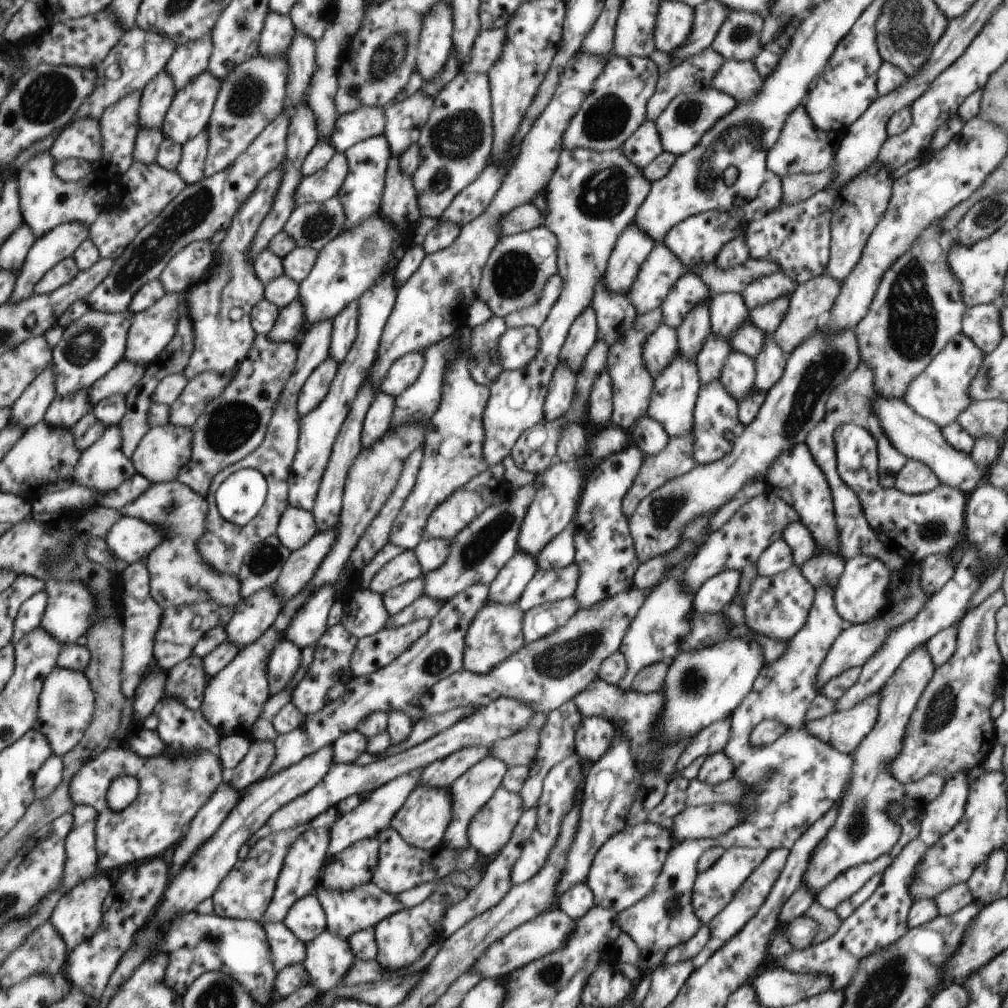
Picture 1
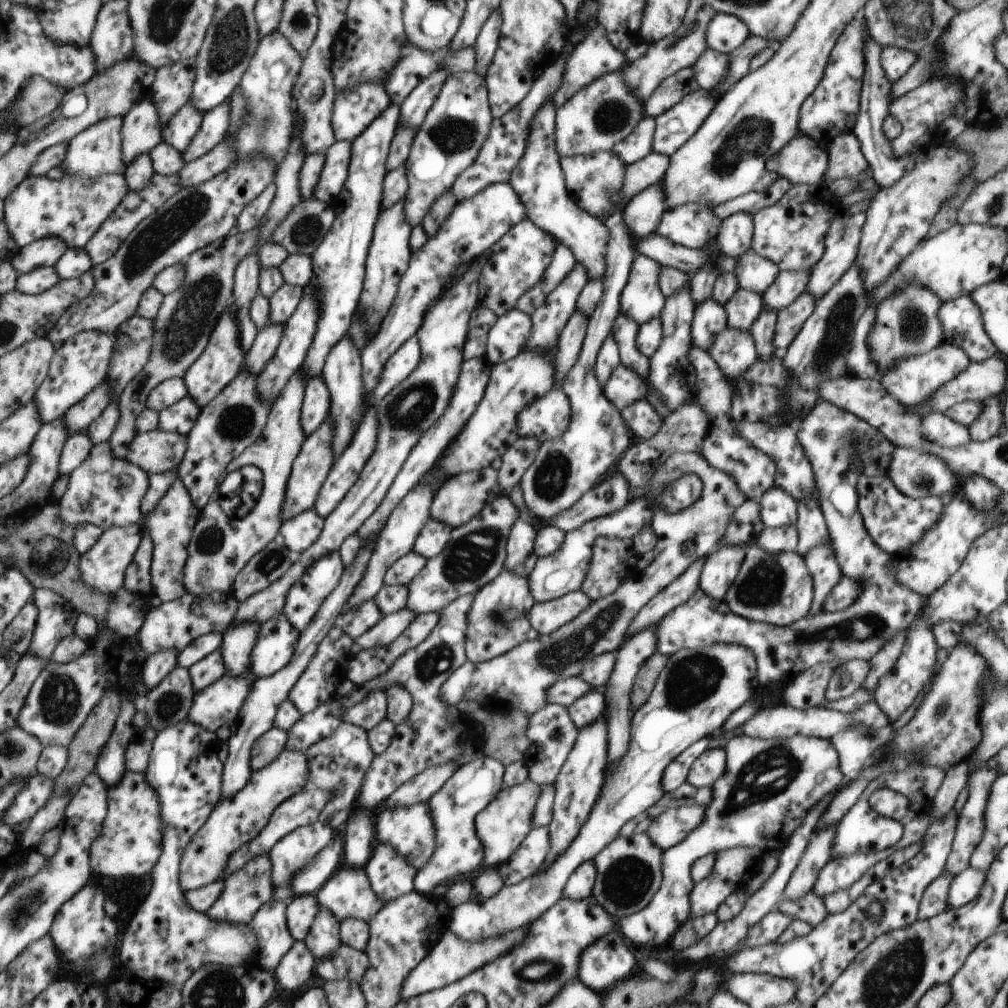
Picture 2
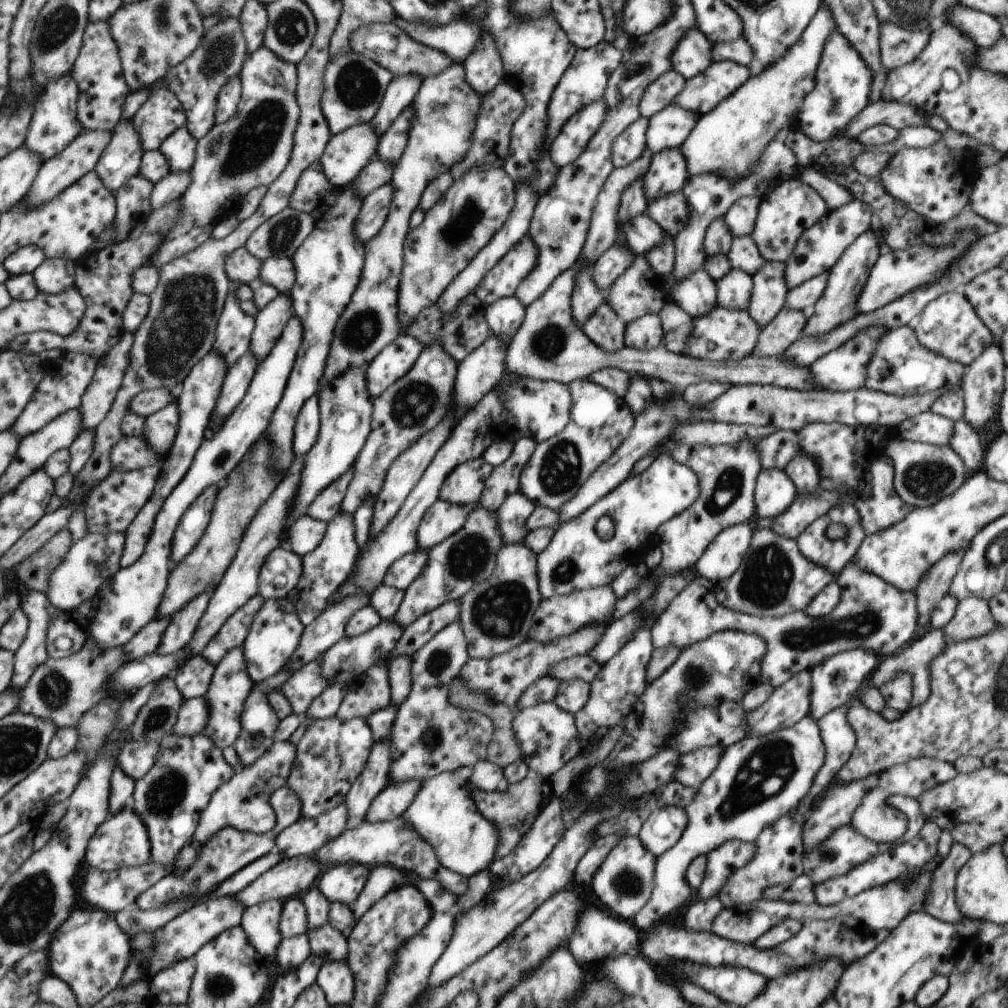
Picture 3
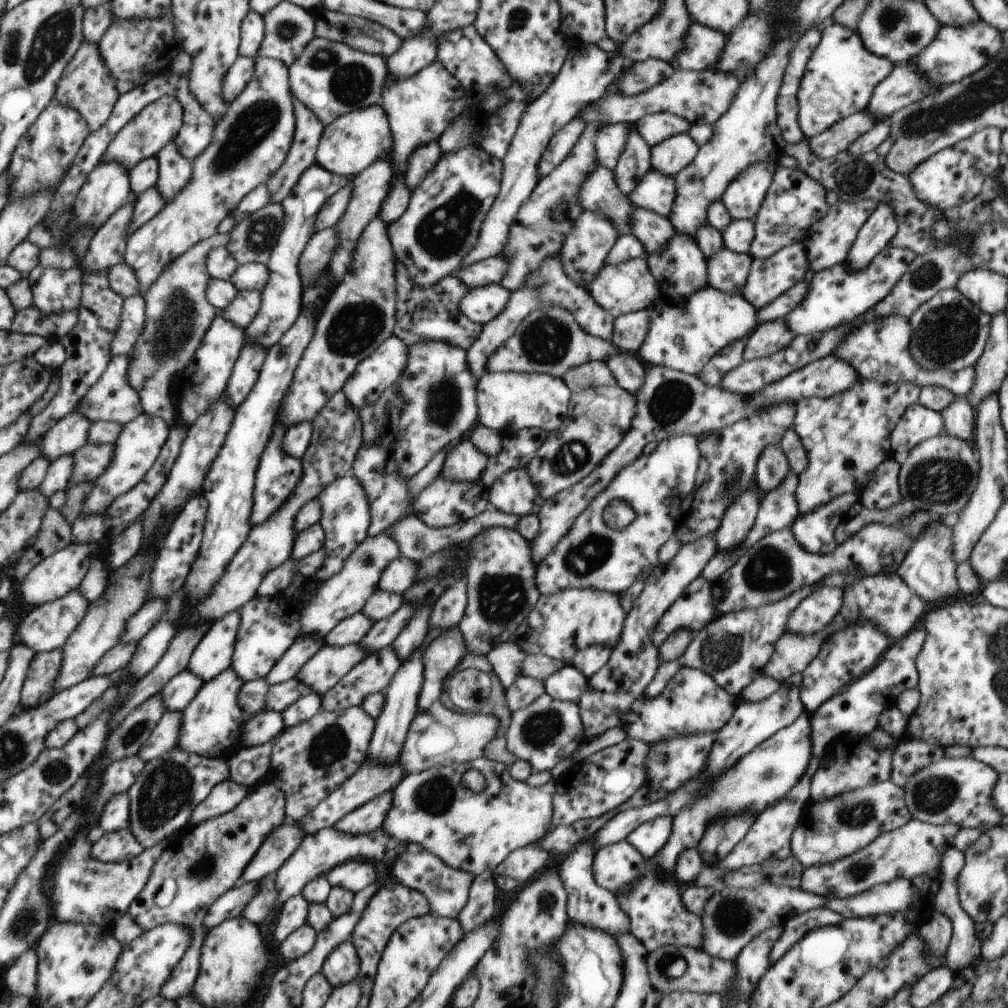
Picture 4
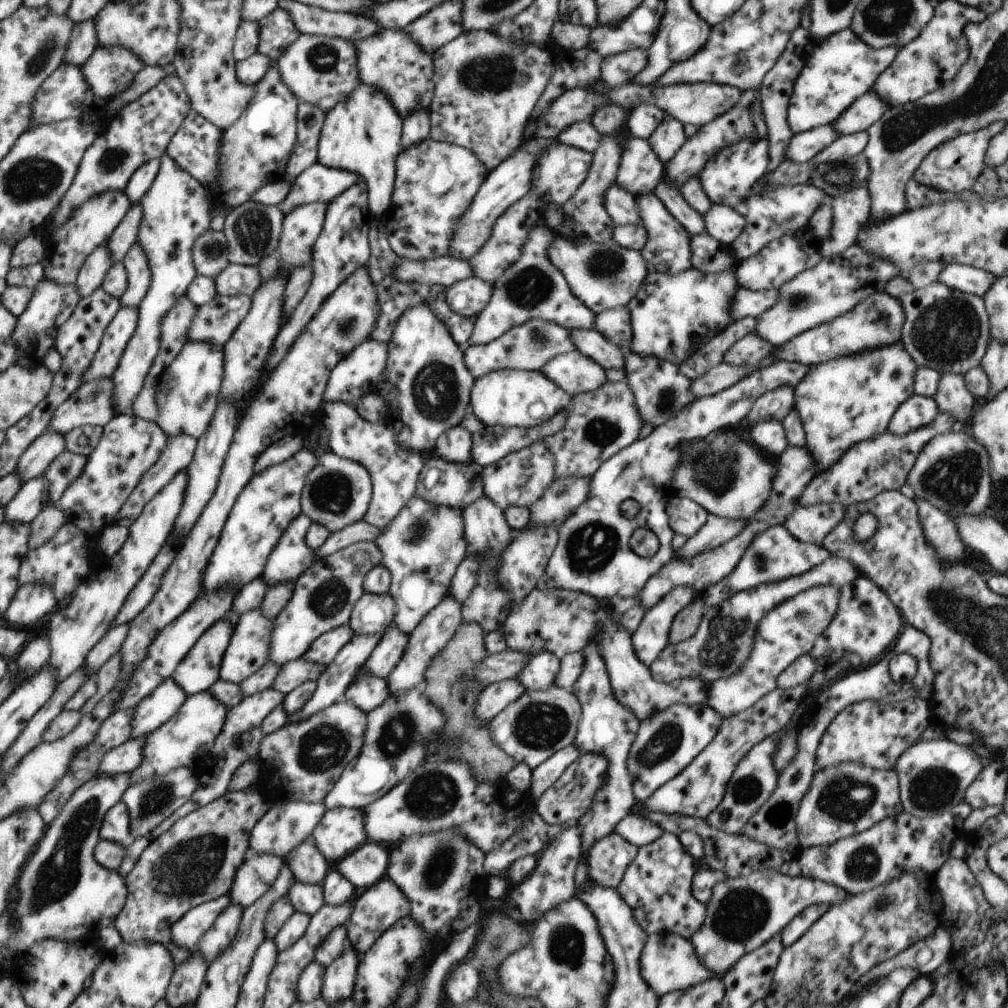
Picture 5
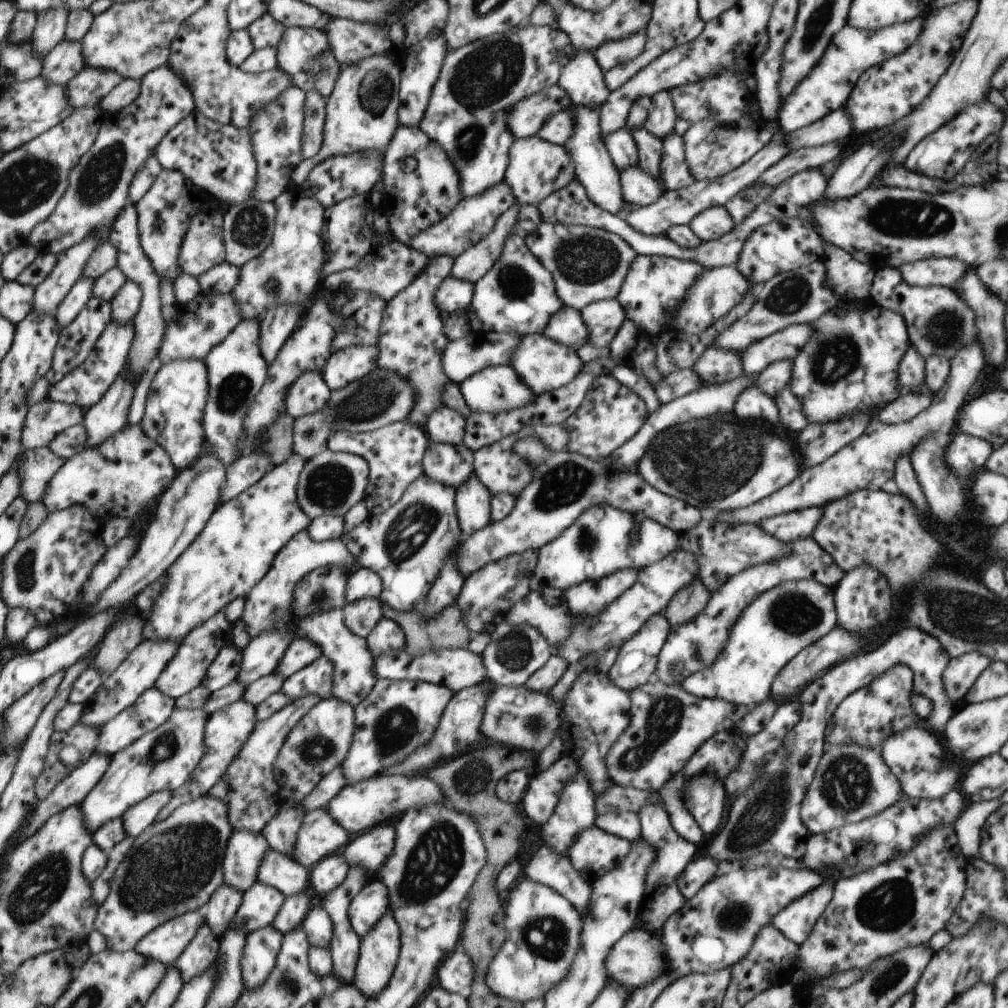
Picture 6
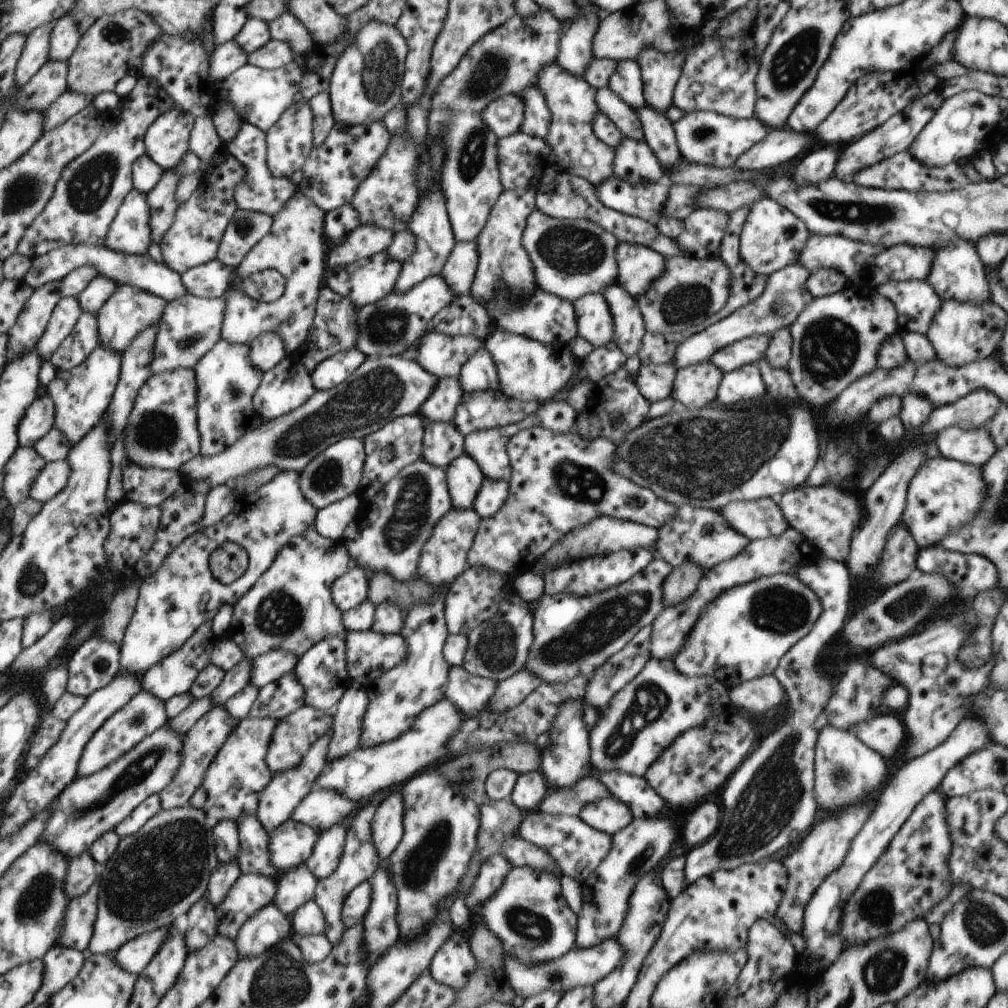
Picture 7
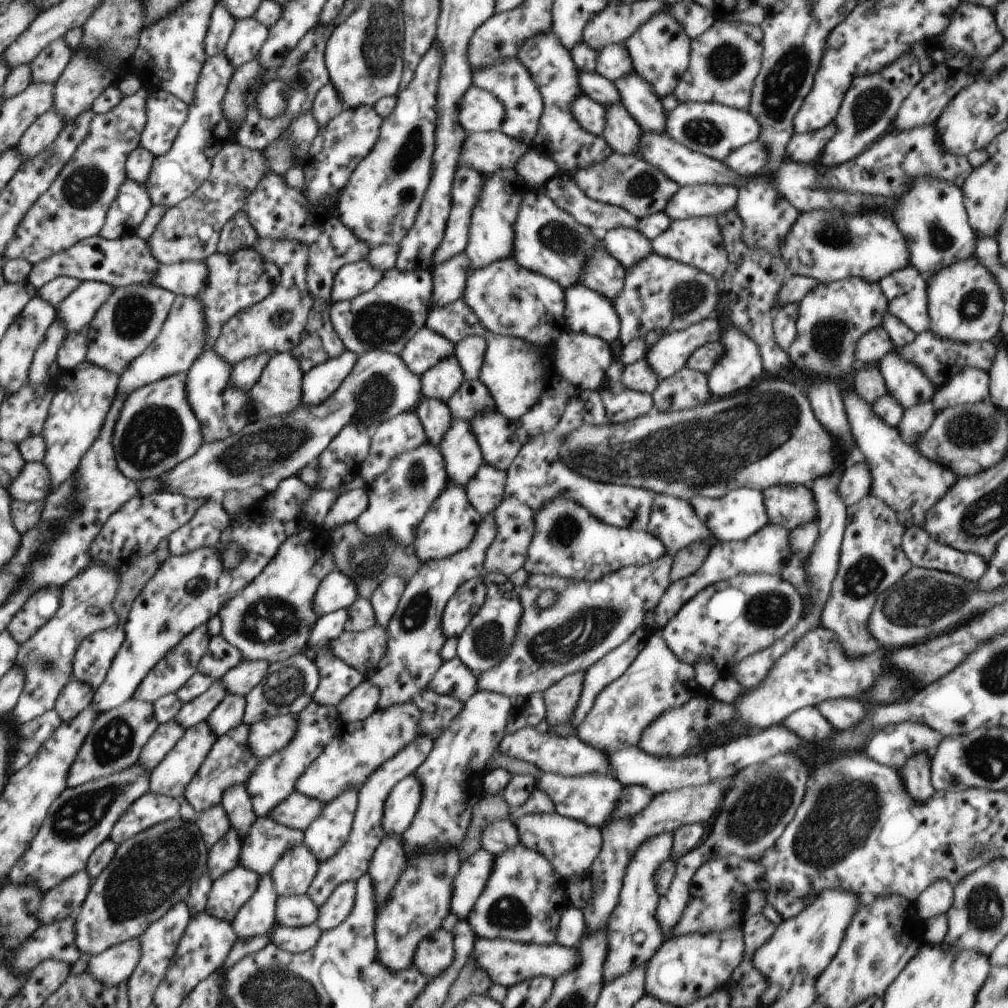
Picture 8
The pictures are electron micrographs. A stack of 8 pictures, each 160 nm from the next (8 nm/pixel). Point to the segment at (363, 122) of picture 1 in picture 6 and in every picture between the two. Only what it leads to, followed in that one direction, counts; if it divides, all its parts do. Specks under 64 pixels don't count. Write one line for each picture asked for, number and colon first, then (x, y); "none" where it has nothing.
2: (354, 111)
3: (353, 86)
4: (332, 79)
5: (320, 70)
6: (304, 54)

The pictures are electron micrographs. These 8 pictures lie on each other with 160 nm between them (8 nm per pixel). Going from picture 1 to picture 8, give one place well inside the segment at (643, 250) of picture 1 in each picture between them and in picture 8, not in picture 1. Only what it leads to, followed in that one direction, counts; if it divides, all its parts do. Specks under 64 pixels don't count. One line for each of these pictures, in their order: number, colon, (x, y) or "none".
2: (642, 214)
3: (667, 173)
4: (669, 157)
5: (668, 138)
6: (662, 116)
7: (660, 71)
8: (659, 50)

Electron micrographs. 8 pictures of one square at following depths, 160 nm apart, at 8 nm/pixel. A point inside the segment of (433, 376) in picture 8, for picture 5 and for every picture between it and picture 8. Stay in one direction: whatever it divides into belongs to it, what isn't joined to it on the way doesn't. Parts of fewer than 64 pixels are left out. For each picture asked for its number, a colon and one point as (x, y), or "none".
5: (455, 446)
6: (445, 425)
7: (441, 405)

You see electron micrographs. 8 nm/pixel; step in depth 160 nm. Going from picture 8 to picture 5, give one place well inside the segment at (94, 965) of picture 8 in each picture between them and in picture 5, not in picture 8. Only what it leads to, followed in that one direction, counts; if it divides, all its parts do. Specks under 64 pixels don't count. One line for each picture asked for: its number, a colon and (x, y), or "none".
5: (186, 933)
6: (164, 944)
7: (135, 956)

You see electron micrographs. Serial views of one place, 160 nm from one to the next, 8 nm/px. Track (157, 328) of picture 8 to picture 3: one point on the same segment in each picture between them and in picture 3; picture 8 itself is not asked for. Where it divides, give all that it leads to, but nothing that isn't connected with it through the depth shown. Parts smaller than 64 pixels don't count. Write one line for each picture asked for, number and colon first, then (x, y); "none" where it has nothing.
3: (251, 149)
4: (250, 142)
5: (138, 274)
6: (126, 304)
7: (129, 311)

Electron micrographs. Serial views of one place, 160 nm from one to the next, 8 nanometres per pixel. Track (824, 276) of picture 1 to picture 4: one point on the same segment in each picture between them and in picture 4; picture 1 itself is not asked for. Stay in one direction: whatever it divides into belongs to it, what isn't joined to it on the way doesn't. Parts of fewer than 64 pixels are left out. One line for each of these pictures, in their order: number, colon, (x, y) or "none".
2: (790, 320)
3: (787, 327)
4: (769, 337)

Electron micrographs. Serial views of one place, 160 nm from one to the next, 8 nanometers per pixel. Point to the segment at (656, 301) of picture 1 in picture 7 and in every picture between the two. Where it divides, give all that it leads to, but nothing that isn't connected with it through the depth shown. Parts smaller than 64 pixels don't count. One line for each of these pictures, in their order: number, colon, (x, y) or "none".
2: (642, 300)
3: (638, 291)
4: (620, 289)
5: (604, 276)
6: (588, 264)
7: (572, 258)

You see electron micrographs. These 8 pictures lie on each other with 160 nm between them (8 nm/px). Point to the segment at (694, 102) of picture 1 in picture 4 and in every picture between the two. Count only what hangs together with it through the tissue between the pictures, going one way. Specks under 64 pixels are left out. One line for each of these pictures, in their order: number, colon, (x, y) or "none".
2: (676, 126)
3: (668, 129)
4: (654, 128)

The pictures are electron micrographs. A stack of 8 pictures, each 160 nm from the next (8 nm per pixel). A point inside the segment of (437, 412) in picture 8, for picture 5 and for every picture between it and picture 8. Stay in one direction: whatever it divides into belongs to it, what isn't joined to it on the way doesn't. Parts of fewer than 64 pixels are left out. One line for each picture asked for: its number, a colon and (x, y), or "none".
5: (453, 485)
6: (452, 465)
7: (442, 443)

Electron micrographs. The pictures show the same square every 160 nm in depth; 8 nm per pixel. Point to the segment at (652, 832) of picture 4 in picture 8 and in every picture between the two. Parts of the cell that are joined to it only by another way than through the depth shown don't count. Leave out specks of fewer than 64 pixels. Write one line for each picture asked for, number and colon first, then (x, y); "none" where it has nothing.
5: (639, 831)
6: (623, 824)
7: (609, 815)
8: (590, 799)

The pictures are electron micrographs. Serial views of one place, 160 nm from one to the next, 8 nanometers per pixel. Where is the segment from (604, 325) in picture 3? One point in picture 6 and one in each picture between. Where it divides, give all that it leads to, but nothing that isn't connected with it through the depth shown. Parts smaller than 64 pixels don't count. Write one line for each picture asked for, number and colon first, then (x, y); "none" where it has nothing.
4: (548, 285)
5: (532, 288)
6: (517, 295)

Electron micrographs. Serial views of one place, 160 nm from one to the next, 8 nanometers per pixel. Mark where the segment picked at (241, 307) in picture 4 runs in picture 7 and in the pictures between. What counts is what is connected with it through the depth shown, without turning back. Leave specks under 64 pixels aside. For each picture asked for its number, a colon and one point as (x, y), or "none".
5: (215, 322)
6: (198, 326)
7: (191, 326)

